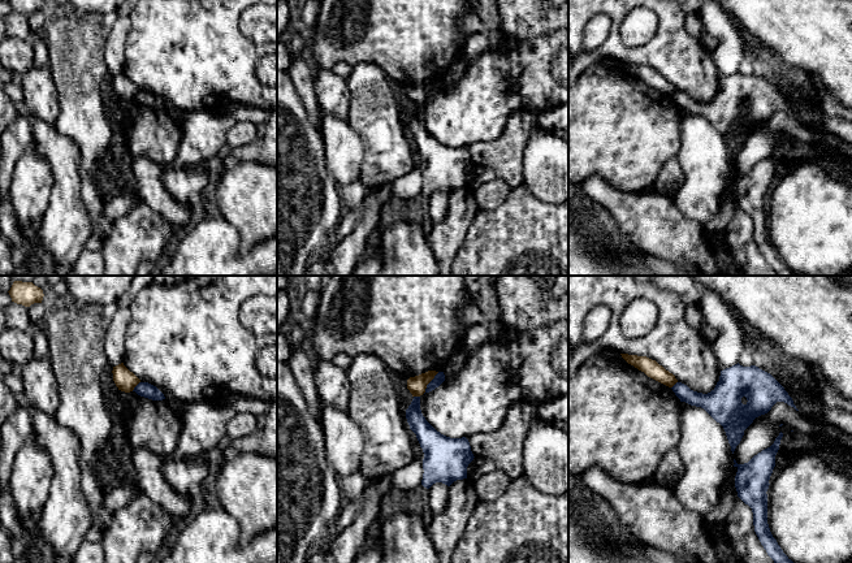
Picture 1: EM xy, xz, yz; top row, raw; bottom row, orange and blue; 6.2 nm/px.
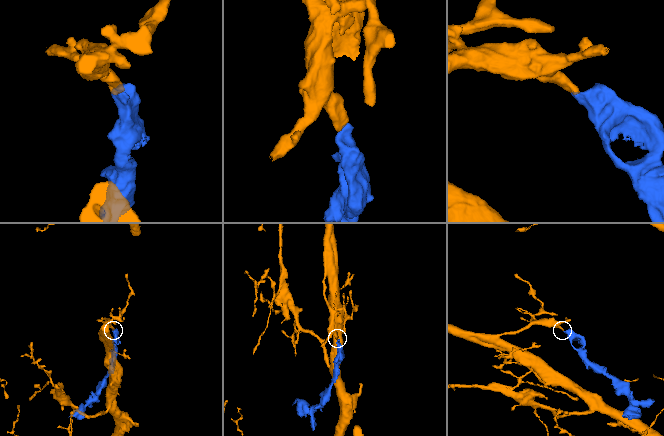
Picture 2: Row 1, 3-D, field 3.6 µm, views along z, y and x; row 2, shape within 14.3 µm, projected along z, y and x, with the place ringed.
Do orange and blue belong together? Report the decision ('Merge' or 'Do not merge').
Do not merge

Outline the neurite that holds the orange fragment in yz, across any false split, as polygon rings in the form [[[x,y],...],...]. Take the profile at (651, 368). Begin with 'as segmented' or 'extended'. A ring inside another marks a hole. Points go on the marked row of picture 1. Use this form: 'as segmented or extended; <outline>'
as segmented; [[[620,354],[622,358],[639,371],[644,372],[648,377],[672,387],[678,380],[672,373],[666,371],[662,365],[659,365],[656,360],[652,360],[646,356],[628,355]]]

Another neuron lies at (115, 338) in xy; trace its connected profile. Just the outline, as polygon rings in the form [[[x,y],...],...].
[[[126,307],[118,308],[114,313],[104,338],[104,351],[108,364],[116,367],[124,361],[125,334],[131,313]]]

